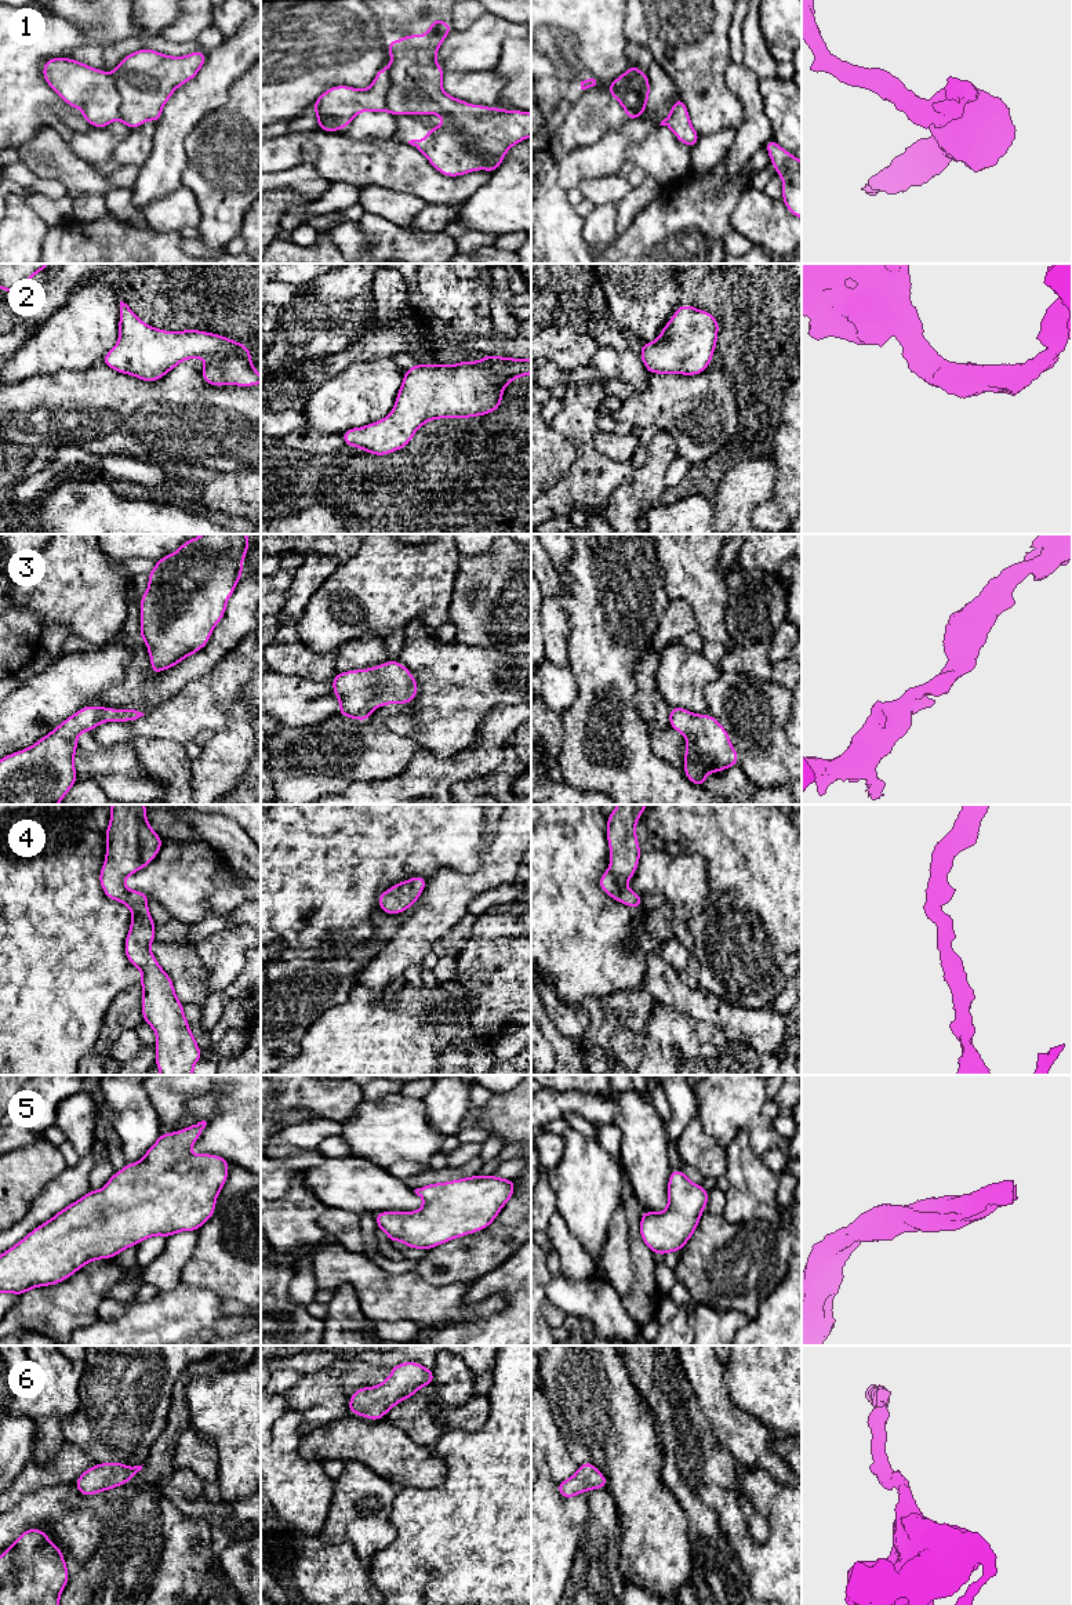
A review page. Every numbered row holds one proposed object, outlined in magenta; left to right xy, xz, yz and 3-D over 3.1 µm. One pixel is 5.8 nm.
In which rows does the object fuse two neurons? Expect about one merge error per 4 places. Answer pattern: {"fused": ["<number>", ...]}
{"fused": ["1"]}

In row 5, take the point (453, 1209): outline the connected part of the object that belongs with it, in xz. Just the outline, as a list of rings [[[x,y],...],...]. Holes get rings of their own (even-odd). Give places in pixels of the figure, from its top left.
[[[491,1176],[465,1177],[448,1183],[426,1184],[414,1190],[424,1199],[424,1208],[415,1212],[374,1213],[377,1228],[388,1234],[388,1242],[400,1241],[408,1248],[428,1250],[454,1238],[487,1228],[505,1203],[513,1197],[515,1180]]]

